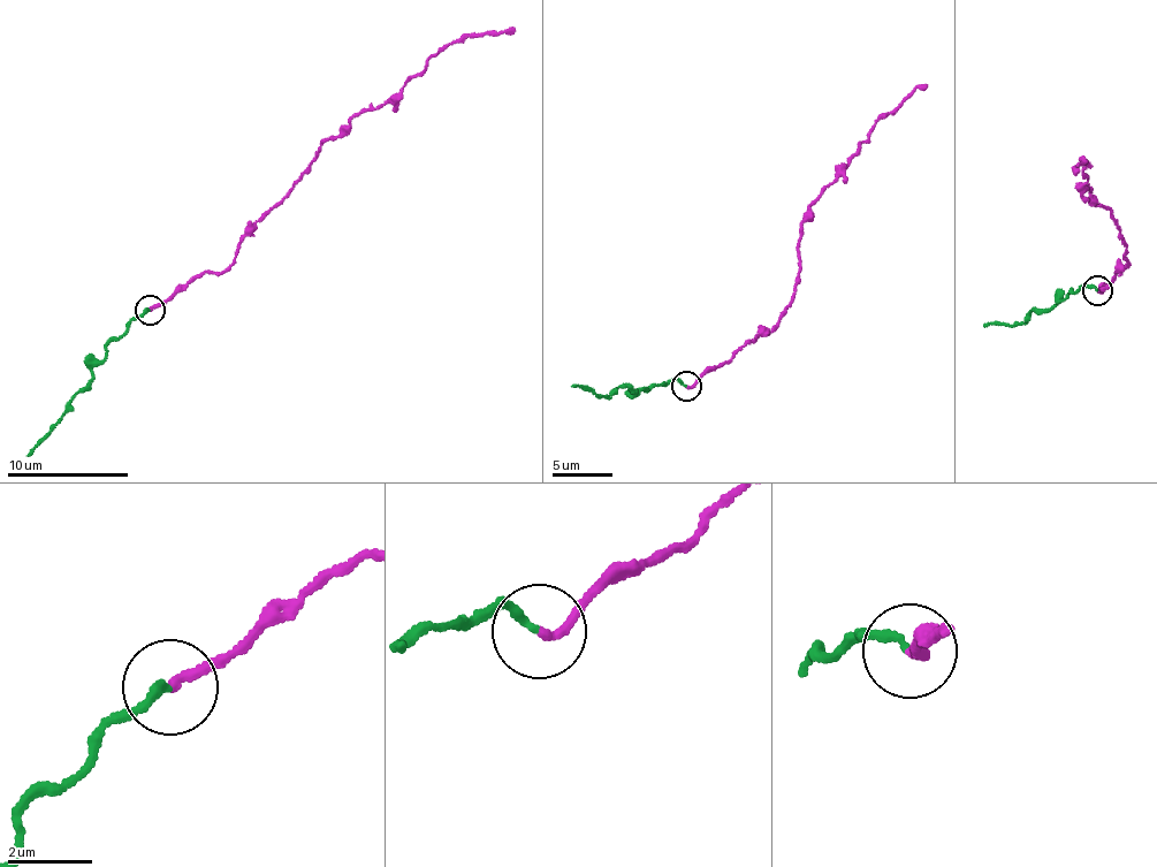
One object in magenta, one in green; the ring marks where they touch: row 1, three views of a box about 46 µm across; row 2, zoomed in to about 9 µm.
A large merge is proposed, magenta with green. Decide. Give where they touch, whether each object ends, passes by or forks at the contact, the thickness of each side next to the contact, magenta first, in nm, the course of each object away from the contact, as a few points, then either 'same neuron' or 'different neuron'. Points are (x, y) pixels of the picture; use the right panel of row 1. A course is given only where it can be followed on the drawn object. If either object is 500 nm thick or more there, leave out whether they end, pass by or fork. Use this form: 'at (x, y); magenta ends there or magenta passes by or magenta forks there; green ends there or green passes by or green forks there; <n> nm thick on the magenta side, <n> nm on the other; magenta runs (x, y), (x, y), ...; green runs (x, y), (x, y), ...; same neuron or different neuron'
at (1097, 290); magenta ends there; green ends there; 200 nm thick on the magenta side, 200 nm on the other; magenta runs (1096, 289), (1129, 261), (1117, 219), (1091, 203), (1081, 174), (1089, 162), (1079, 169); green runs (1096, 289), (1083, 283), (1071, 290), (1058, 304), (1033, 310), (1025, 324), (998, 320), (983, 326); different neuron

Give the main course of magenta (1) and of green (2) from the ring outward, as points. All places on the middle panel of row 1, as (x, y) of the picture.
1: (685, 385), (695, 385), (776, 327), (790, 305), (811, 204), (850, 162), (878, 119), (926, 86)
2: (685, 385), (670, 379), (642, 387), (637, 395), (621, 386), (610, 397), (572, 386)

